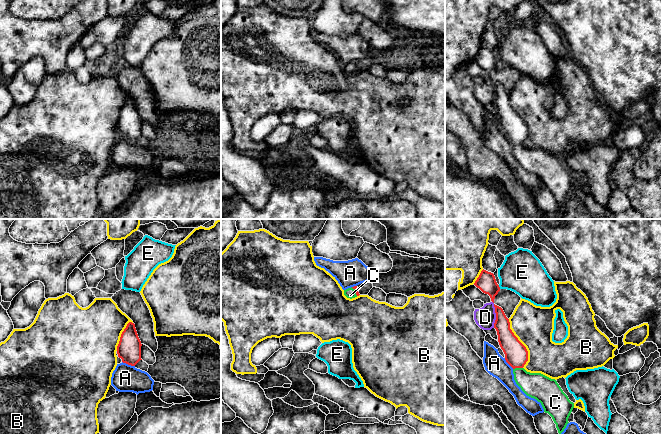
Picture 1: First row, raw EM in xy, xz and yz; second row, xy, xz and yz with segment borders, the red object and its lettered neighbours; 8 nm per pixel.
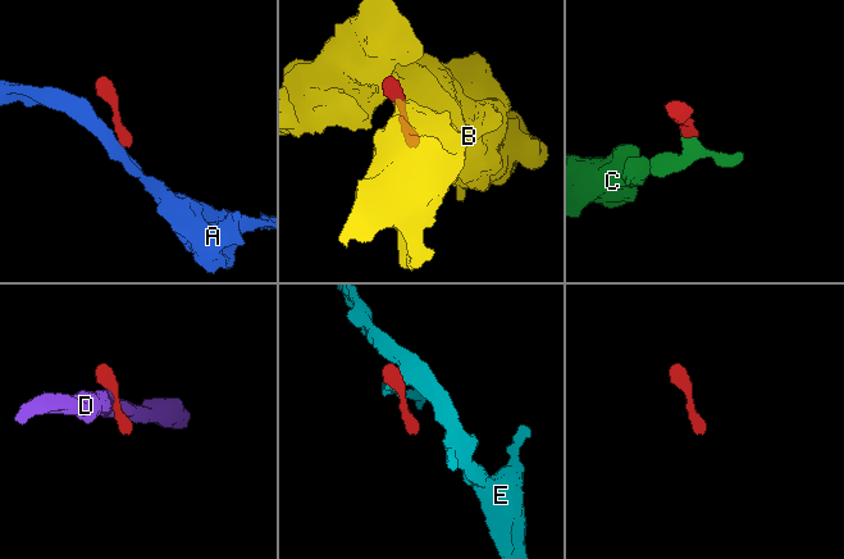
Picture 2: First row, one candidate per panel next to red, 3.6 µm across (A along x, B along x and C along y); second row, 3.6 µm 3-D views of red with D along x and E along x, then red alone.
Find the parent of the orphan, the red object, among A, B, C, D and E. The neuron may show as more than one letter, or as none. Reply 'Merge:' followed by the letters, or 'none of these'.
Merge: C

